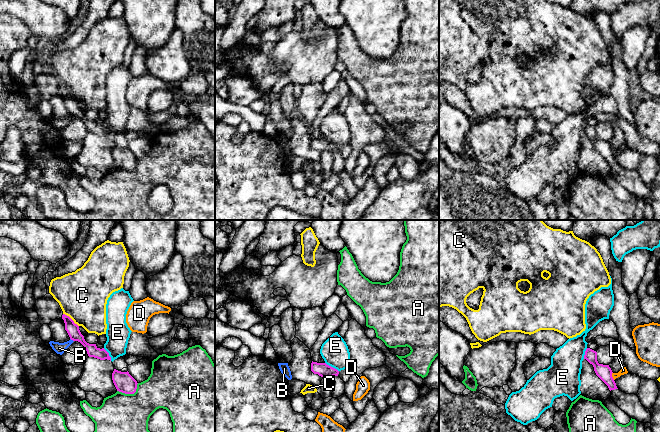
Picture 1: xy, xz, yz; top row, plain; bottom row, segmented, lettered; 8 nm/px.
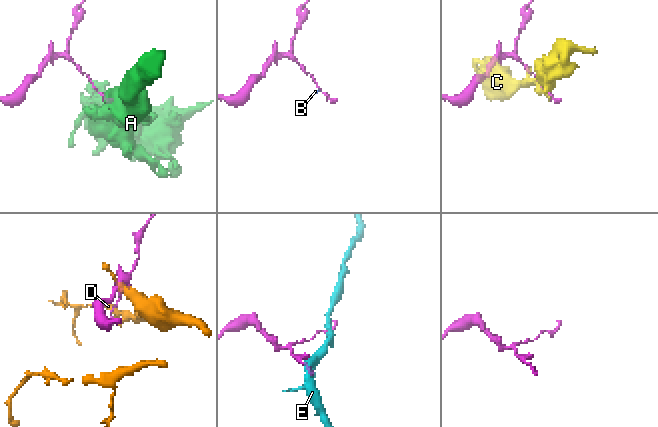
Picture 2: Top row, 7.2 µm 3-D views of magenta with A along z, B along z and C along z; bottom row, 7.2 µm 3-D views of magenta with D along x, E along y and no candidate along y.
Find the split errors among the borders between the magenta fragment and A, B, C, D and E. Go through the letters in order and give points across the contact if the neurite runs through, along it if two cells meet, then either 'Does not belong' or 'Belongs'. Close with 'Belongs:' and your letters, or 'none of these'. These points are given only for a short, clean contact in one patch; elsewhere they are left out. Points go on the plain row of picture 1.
A: Does not belong
B: Boundary: xy (70, 114), (73, 117). Does not belong
C: Boundary: xy (63, 89), (78, 102). Does not belong
D: Boundary: yz (612, 148), (614, 155). Does not belong
E: Does not belong
Belongs: none of these

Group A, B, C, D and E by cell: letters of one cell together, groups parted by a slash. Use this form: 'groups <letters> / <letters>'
groups A / B C / D / E

